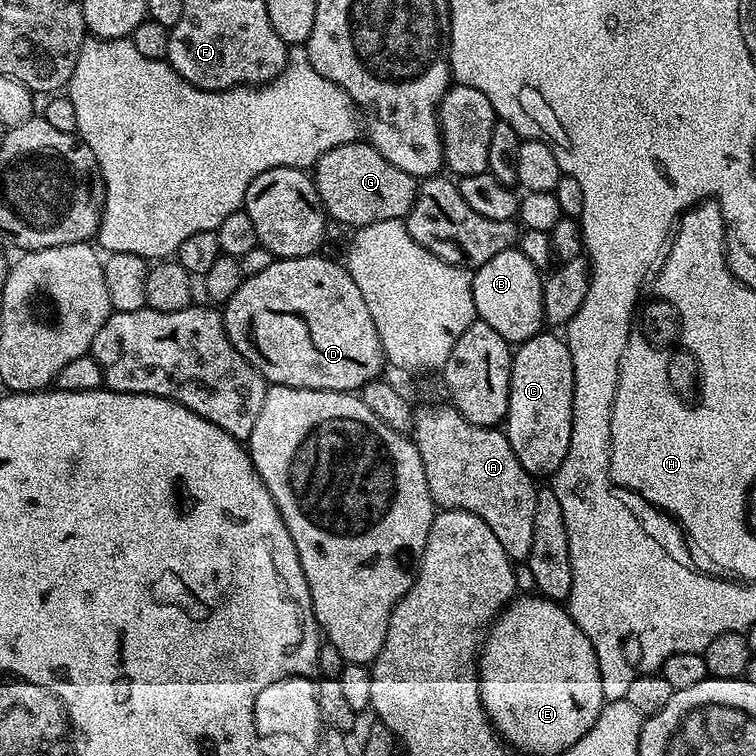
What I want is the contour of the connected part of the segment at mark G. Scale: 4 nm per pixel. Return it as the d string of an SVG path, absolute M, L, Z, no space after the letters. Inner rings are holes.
M360 138L326 150L315 162L314 179L325 213L340 224L352 224L353 229L375 220L404 220L414 206L418 187L417 177L386 162L375 146Z

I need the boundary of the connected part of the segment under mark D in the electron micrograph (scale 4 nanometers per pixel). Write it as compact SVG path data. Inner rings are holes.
M324 254L314 256L303 256L302 258L279 258L273 259L262 274L245 276L242 286L234 290L234 294L228 299L228 303L223 305L222 315L224 318L224 329L230 338L230 342L255 368L260 371L269 385L285 384L291 388L313 388L314 390L326 390L327 392L350 392L355 393L361 388L365 388L372 380L381 375L380 372L386 368L382 342L378 338L378 330L374 330L374 318L370 318L370 310L366 310L366 302L362 299L362 294L358 291L358 286L354 286L354 278L350 278L347 267L343 263L335 264L332 260L327 260Z

